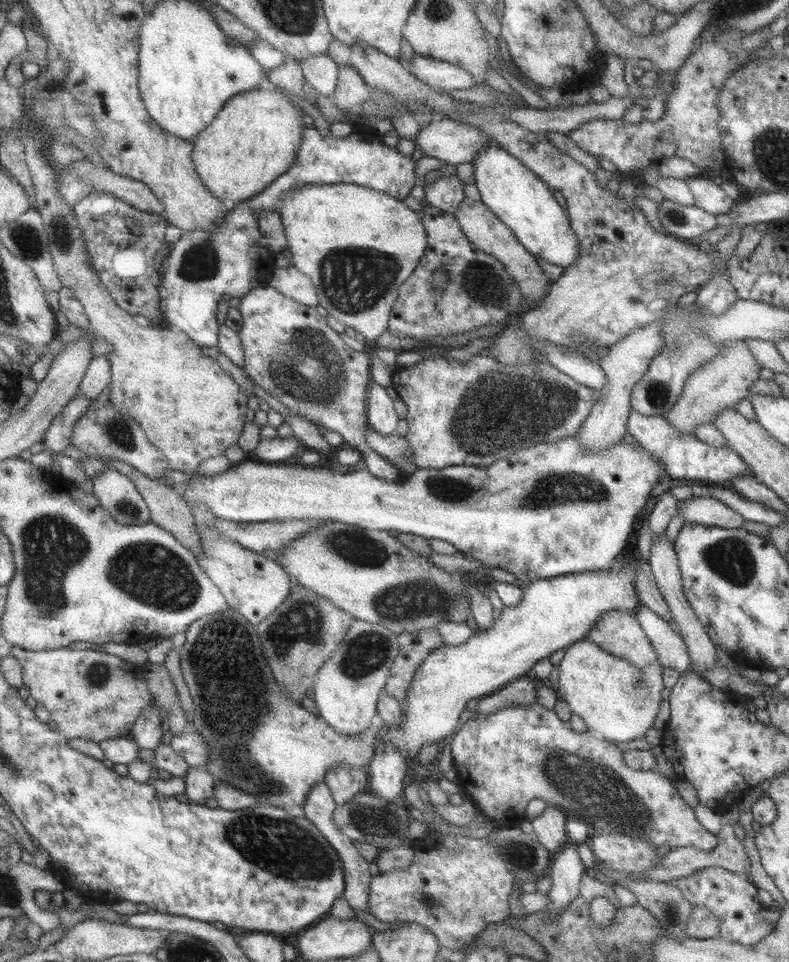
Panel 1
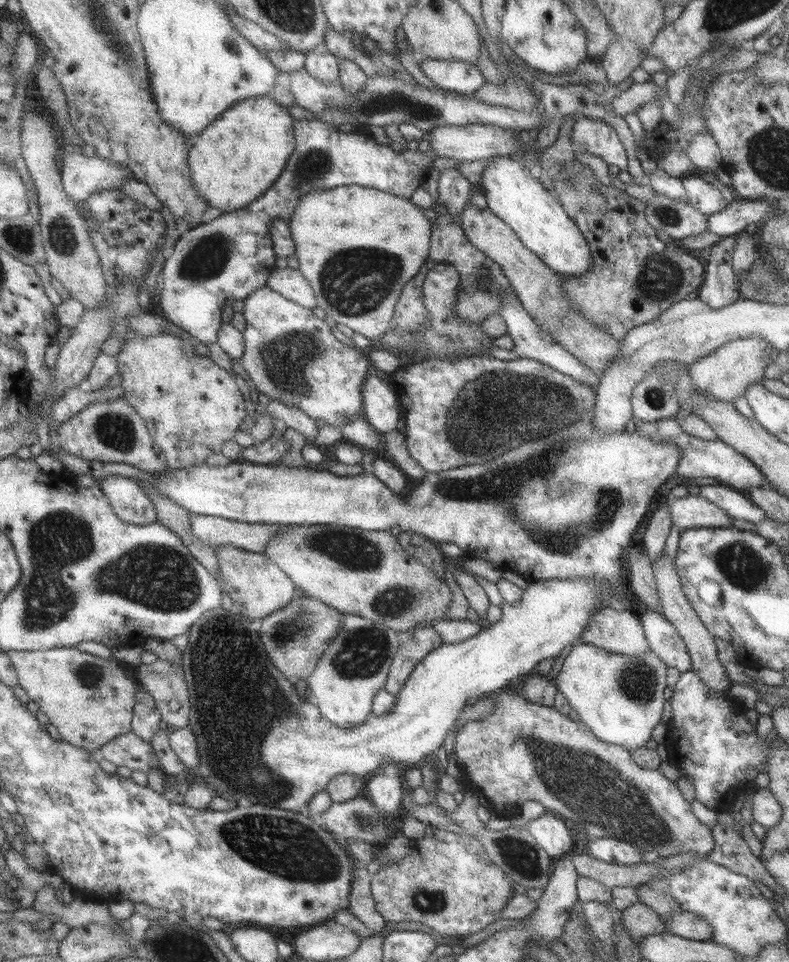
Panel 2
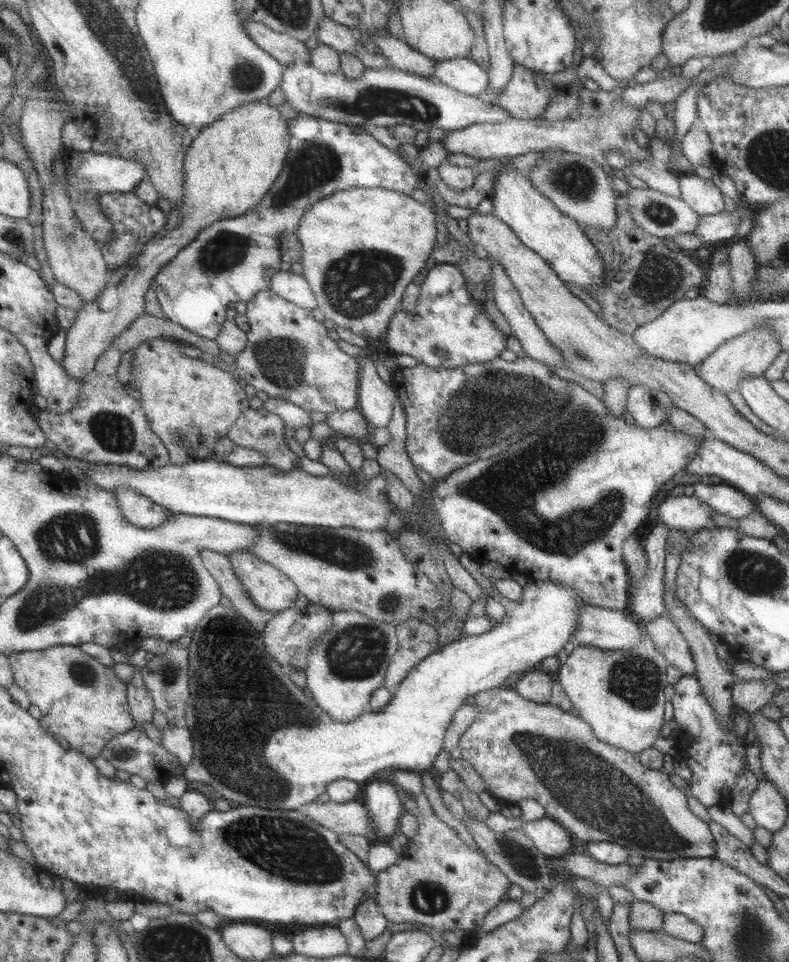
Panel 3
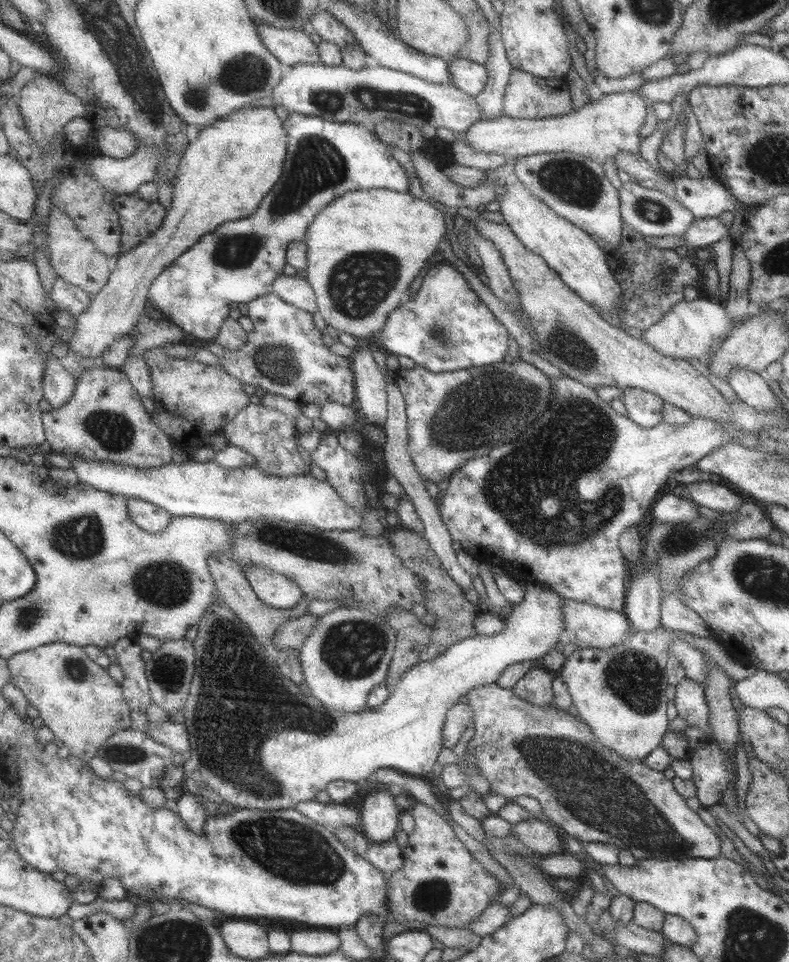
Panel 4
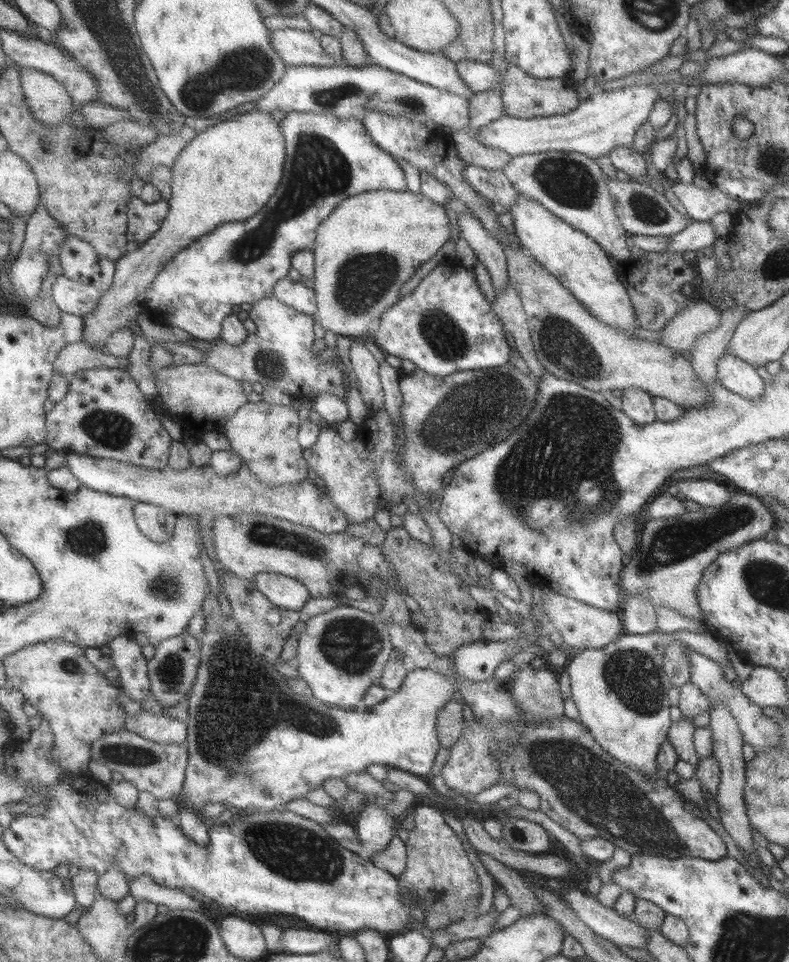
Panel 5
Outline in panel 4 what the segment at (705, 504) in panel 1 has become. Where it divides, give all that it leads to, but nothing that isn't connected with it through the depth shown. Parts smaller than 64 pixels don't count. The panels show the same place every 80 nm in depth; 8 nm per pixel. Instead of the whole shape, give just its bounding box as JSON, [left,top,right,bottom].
[651,493,699,524]

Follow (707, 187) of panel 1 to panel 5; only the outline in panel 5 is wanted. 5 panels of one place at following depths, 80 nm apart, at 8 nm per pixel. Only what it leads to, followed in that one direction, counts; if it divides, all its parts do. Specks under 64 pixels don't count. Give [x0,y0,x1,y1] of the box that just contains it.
[670,180,745,221]

